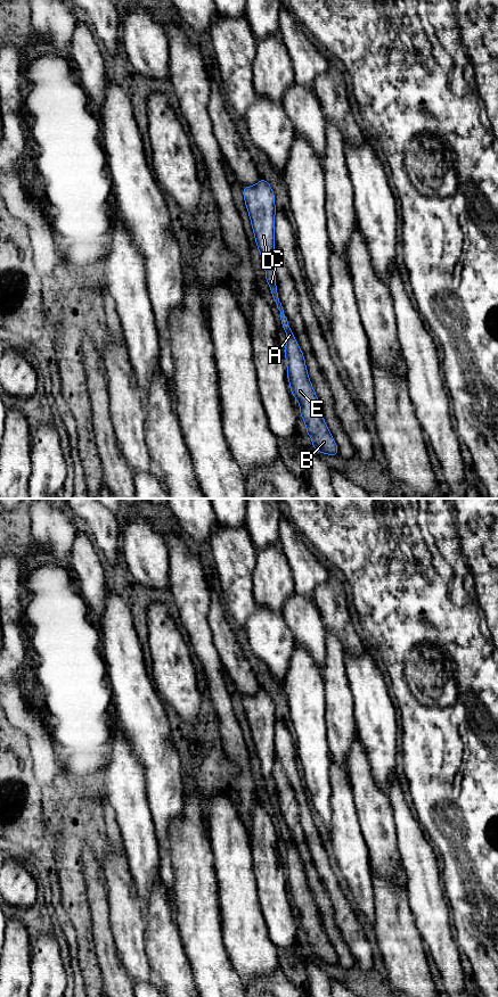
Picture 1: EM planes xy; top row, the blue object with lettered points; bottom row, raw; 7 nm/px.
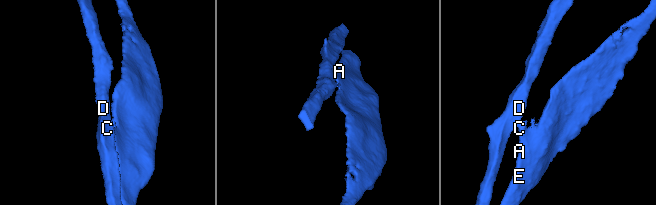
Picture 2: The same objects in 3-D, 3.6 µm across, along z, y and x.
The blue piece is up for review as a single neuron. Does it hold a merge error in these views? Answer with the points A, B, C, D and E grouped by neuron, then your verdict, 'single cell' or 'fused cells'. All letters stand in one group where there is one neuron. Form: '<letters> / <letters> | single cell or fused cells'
A B C E / D | fused cells

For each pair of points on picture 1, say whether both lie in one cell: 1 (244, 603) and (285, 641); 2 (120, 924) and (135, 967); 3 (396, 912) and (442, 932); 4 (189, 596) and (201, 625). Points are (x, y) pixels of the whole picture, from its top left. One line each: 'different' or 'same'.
1: different
2: same
3: different
4: same

